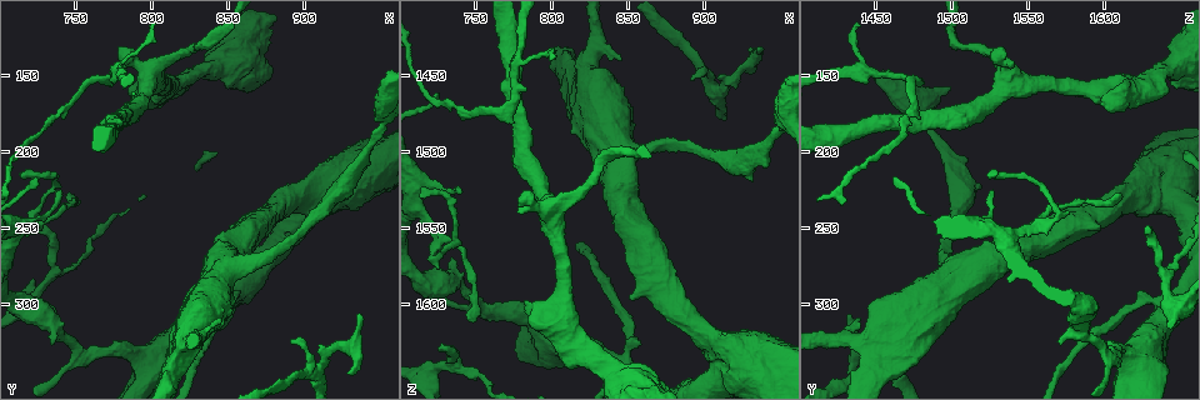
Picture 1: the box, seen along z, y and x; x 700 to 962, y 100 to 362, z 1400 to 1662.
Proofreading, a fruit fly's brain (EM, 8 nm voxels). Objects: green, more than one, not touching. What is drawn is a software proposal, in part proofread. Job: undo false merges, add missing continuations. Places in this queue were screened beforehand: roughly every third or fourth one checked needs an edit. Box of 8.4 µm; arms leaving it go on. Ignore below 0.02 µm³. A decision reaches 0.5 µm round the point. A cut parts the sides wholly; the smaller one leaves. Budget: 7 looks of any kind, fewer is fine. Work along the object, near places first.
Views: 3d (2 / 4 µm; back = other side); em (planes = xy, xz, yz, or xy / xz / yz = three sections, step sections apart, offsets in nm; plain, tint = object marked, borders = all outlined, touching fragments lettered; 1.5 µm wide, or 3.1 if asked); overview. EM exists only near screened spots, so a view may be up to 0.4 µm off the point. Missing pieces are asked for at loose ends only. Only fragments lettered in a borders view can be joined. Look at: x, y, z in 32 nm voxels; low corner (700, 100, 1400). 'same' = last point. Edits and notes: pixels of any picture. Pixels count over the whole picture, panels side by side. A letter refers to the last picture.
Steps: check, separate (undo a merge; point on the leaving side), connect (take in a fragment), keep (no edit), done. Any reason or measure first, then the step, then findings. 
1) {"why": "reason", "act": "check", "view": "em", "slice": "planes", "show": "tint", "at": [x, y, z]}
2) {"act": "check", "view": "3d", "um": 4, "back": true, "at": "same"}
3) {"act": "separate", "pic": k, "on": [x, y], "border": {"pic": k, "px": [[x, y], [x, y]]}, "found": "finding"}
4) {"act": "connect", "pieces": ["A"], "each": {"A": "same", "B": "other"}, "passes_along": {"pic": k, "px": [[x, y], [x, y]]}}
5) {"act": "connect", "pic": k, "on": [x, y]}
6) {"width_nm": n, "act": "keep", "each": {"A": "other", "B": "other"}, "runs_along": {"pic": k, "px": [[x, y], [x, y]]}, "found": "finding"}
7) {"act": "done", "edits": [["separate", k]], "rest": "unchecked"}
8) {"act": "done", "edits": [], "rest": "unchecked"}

{"why": "free end", "act": "check", "view": "em", "slice": "planes", "show": "borders", "at": [846, 308, 1440]}

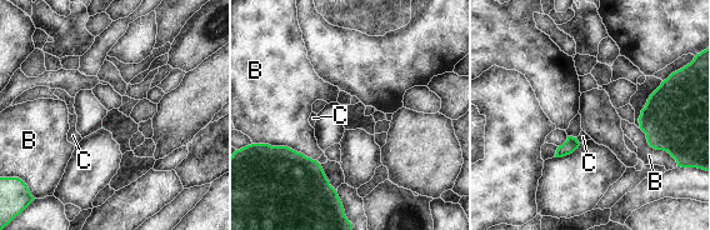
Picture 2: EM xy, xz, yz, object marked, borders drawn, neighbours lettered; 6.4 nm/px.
{"act": "keep", "each": {"B": "other", "C": "other"}, "border": {"pic": 2, "px": [[266, 143], [289, 146], [316, 161]]}, "found": "none of them fits"}

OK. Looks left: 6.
{"why": "free end", "act": "check", "view": "em", "slice": "planes", "show": "tint", "at": [776, 134, 1534]}

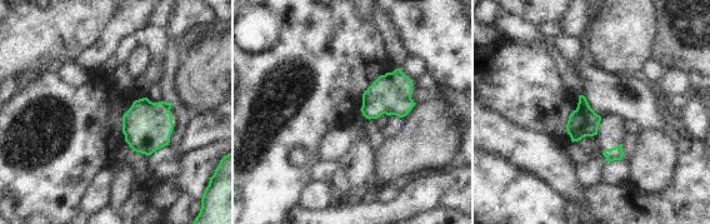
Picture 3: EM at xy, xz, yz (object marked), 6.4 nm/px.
{"act": "check", "view": "em", "slice": "planes", "show": "borders", "at": "same"}

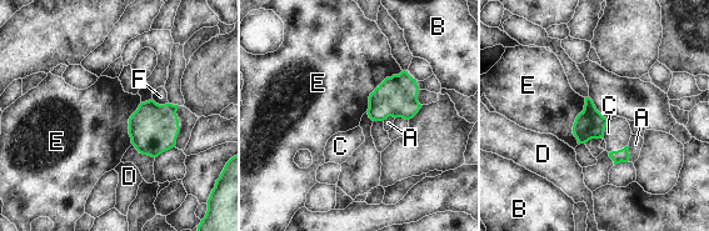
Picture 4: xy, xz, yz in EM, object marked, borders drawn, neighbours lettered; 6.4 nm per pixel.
{"act": "connect", "pieces": ["C"], "each": {"A": "other", "B": "other", "C": "same", "D": "other", "E": "other", "F": "other"}, "passes_along": {"pic": 4, "px": [[623, 155], [618, 150], [618, 132]]}, "found": "it goes on there"}

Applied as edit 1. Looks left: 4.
{"why": "free end", "act": "check", "view": "em", "slice": "planes", "show": "borders", "at": [728, 248, 1630]}

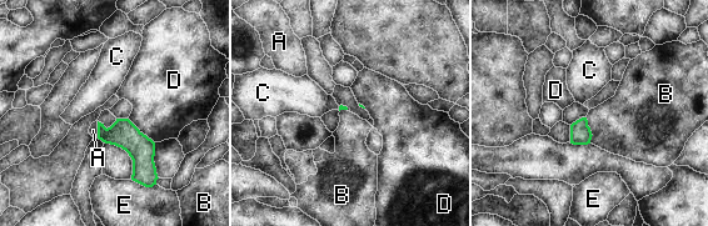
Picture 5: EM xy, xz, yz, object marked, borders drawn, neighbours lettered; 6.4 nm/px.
{"longest_contact_nm": ["D", 240], "act": "connect", "pieces": ["A"], "each": {"A": "same", "B": "other", "C": "other", "D": "other", "E": "other"}, "passes_along": {"pic": 5, "px": [[123, 132], [98, 129], [93, 130]]}, "found": "the neuron continues"}

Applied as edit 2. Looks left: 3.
{"act": "done", "edits": [["connect", 4], ["connect", 5]], "rest": "unchecked"}

